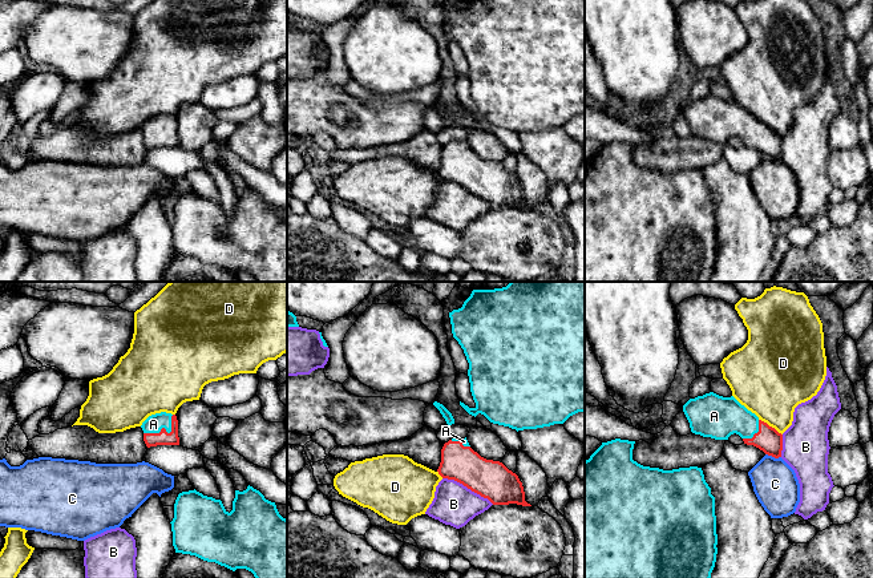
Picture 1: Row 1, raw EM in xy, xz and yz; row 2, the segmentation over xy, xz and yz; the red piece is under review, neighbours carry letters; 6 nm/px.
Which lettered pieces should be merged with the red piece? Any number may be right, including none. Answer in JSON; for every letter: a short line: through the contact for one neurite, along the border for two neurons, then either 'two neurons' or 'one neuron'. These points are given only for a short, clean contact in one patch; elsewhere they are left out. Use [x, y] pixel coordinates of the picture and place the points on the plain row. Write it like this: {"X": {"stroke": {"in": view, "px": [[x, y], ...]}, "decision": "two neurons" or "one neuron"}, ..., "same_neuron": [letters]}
{"A": {"stroke": {"in": "xy", "px": [[162, 140], [165, 132], [157, 130], [153, 126]]}, "decision": "one neuron"}, "B": {"stroke": {"in": "xz", "px": [[443, 180], [461, 185], [493, 206]]}, "decision": "two neurons"}, "C": {"decision": "two neurons"}, "D": {"decision": "two neurons"}, "same_neuron": ["A"]}

